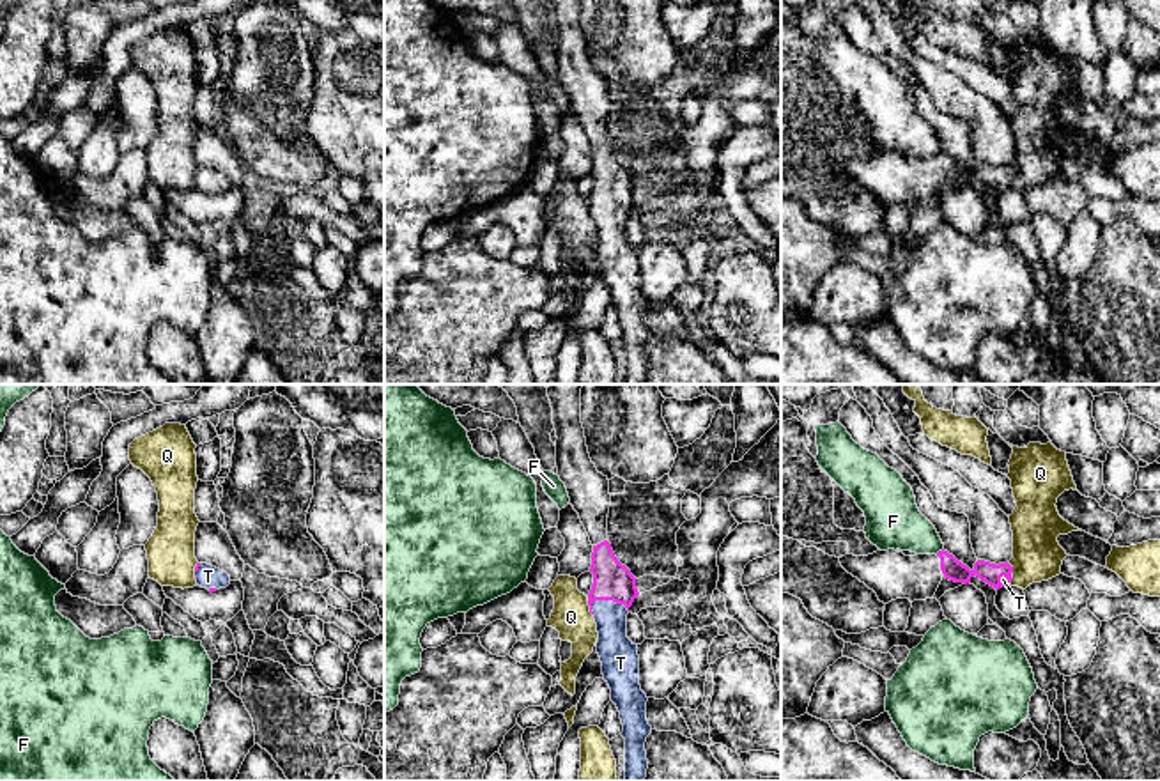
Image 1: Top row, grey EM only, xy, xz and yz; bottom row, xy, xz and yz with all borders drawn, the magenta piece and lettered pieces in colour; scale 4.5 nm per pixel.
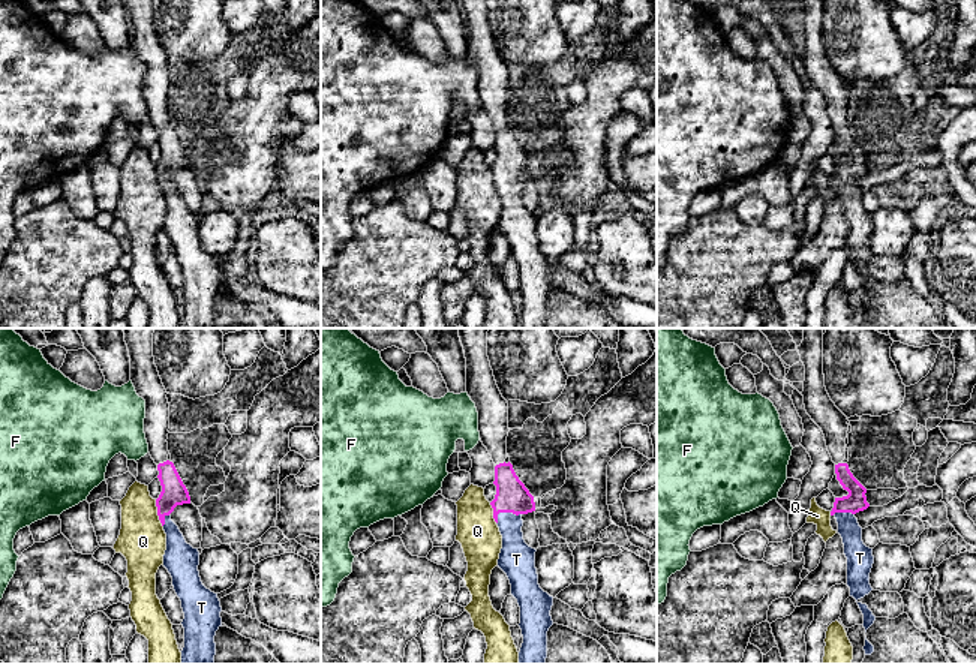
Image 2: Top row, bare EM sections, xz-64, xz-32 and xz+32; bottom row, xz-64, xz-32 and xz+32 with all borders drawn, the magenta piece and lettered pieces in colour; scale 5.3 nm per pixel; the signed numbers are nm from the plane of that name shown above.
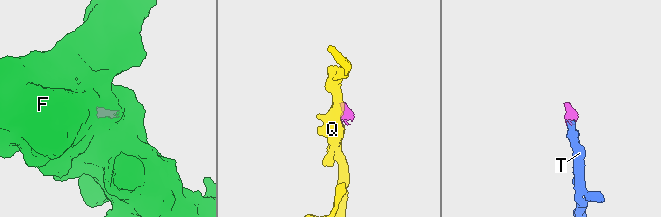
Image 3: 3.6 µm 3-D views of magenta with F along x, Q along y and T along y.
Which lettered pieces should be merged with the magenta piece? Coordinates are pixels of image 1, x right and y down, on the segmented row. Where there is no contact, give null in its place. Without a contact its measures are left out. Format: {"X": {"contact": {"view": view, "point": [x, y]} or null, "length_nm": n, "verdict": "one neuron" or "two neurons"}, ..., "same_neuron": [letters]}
{"F": {"contact": {"view": "yz", "point": [939, 551]}, "length_nm": 50, "verdict": "two neurons"}, "Q": {"contact": {"view": "xz", "point": [590, 608]}, "length_nm": 110, "verdict": "two neurons"}, "T": {"contact": {"view": "xz", "point": [610, 599]}, "length_nm": 180, "verdict": "one neuron"}, "same_neuron": ["T"]}

